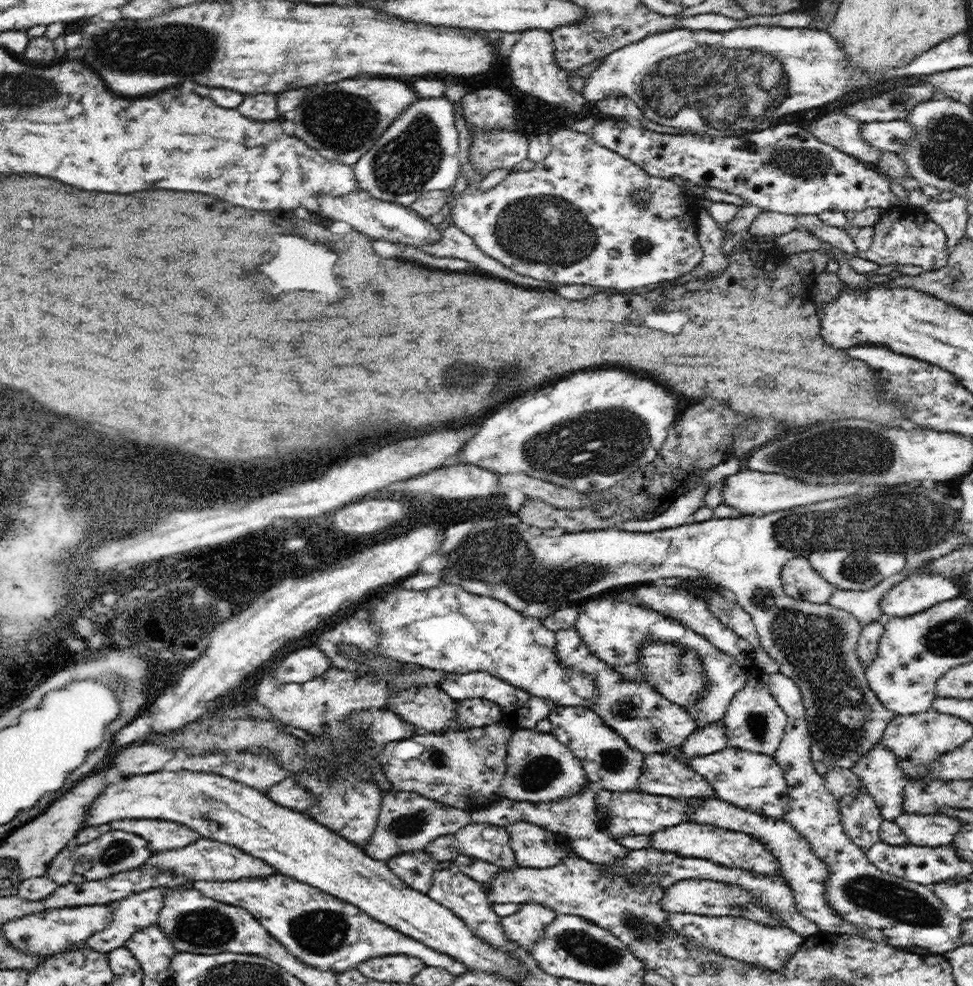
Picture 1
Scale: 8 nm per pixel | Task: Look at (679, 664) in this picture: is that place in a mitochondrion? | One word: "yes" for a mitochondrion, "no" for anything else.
yes

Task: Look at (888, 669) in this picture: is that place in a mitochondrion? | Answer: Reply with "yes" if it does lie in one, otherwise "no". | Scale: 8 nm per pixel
no

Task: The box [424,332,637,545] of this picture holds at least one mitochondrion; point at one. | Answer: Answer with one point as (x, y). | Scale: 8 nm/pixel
(470, 373)

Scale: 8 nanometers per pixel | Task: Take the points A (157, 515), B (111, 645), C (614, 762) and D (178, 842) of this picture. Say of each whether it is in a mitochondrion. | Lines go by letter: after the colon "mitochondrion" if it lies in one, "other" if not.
A: mitochondrion
B: other
C: mitochondrion
D: other

